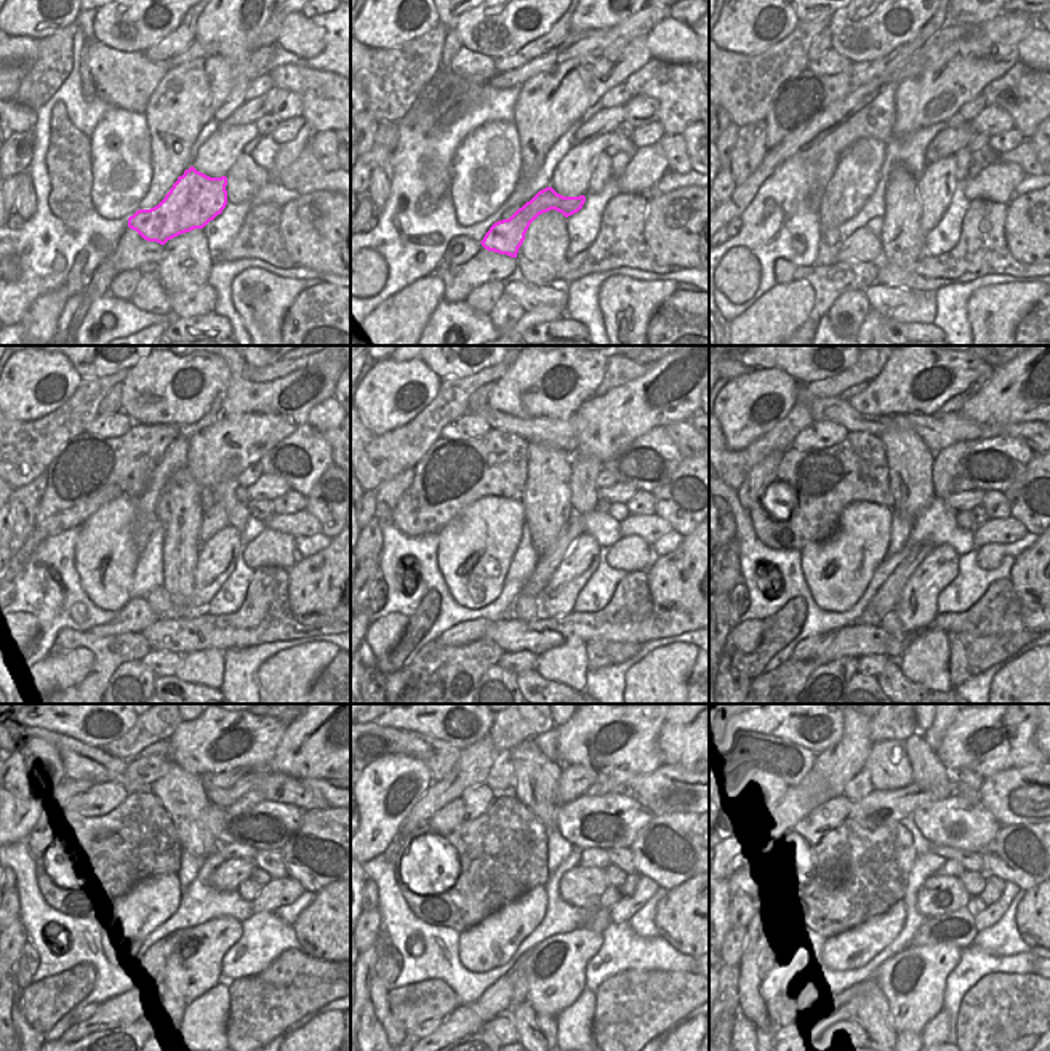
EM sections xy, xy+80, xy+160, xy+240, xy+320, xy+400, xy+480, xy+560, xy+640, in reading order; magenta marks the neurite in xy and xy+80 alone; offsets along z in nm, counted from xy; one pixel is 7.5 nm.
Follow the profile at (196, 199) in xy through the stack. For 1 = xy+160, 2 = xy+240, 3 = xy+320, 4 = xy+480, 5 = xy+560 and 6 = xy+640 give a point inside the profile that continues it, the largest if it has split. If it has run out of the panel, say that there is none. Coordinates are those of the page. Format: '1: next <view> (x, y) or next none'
1: next xy+160 (863, 245)
2: next xy+240 (136, 615)
3: next xy+320 (466, 632)
4: next xy+480 (77, 1015)
5: next xy+560 (428, 1027)
6: next xy+640 (775, 1029)

